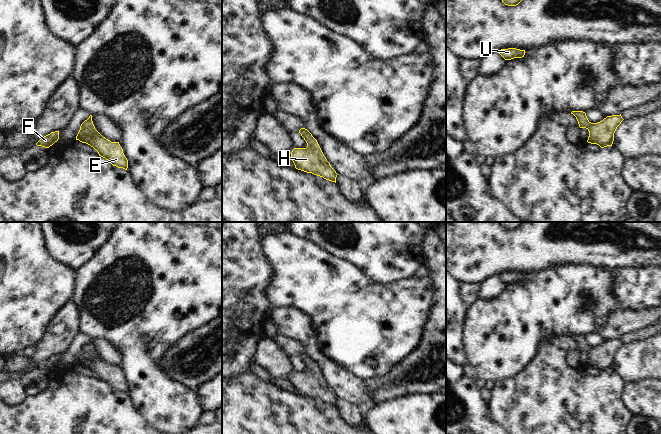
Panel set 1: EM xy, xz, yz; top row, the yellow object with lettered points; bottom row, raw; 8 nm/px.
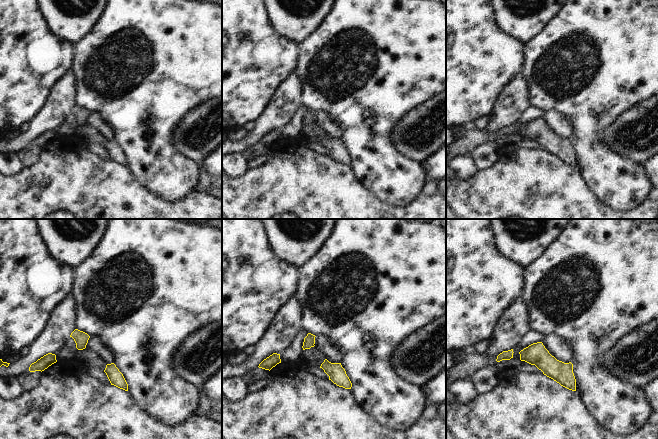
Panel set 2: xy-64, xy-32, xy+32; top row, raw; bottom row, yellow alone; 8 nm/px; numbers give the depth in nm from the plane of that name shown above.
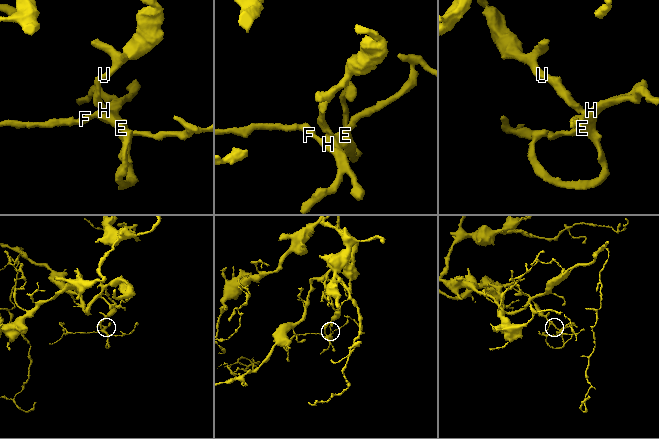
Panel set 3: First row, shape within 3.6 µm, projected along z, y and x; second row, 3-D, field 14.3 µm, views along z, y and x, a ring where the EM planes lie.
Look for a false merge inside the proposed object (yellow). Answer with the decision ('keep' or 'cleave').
keep

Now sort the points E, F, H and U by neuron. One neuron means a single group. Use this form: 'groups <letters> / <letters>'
groups E F H U

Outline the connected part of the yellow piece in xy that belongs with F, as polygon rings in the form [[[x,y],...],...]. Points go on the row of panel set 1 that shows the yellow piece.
[[[59,131],[51,132],[50,134],[42,137],[37,143],[37,146],[42,146],[45,148],[49,148],[59,139]]]

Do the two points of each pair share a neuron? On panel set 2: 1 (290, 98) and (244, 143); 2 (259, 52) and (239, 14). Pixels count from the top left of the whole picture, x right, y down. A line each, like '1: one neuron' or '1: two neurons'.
1: one neuron
2: one neuron

